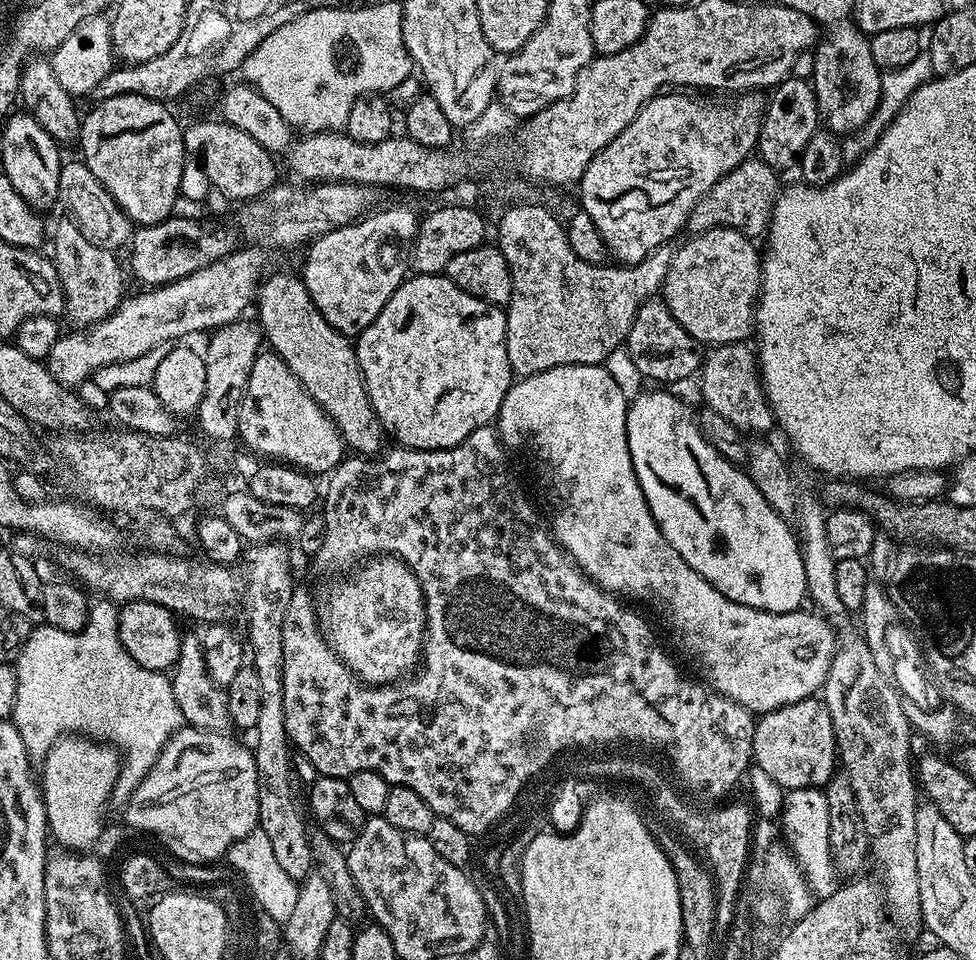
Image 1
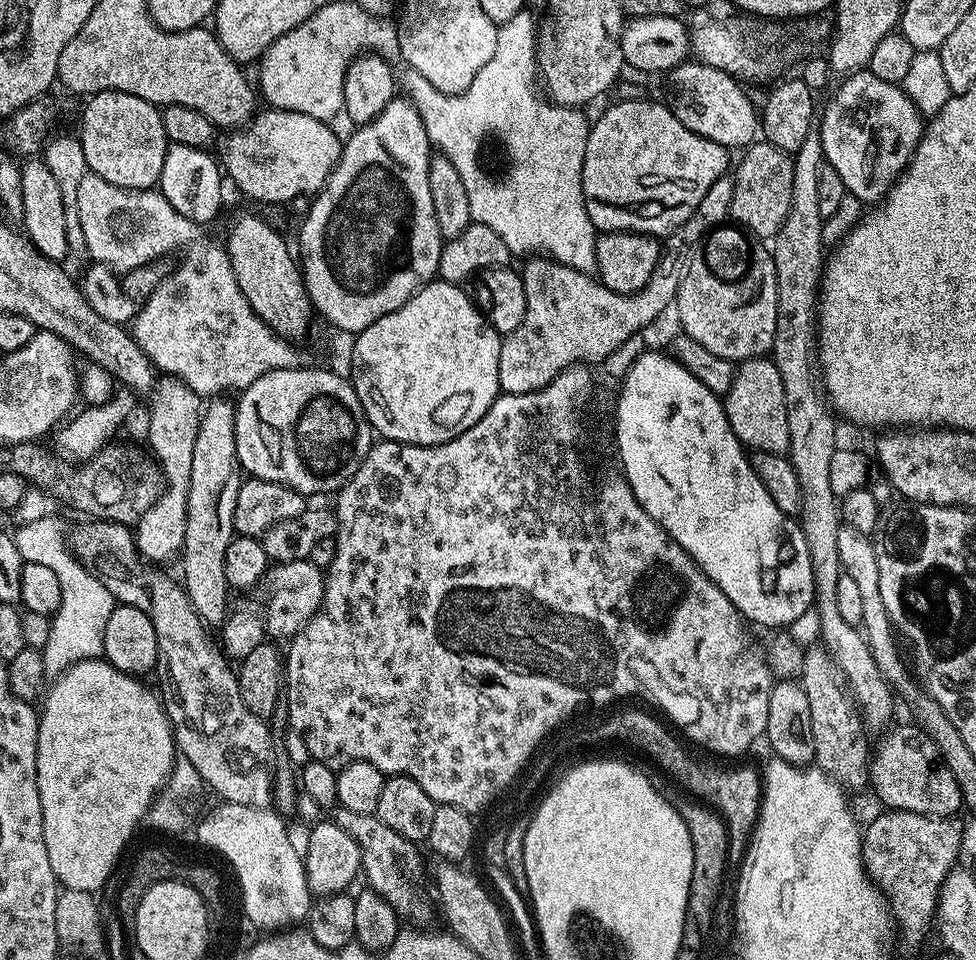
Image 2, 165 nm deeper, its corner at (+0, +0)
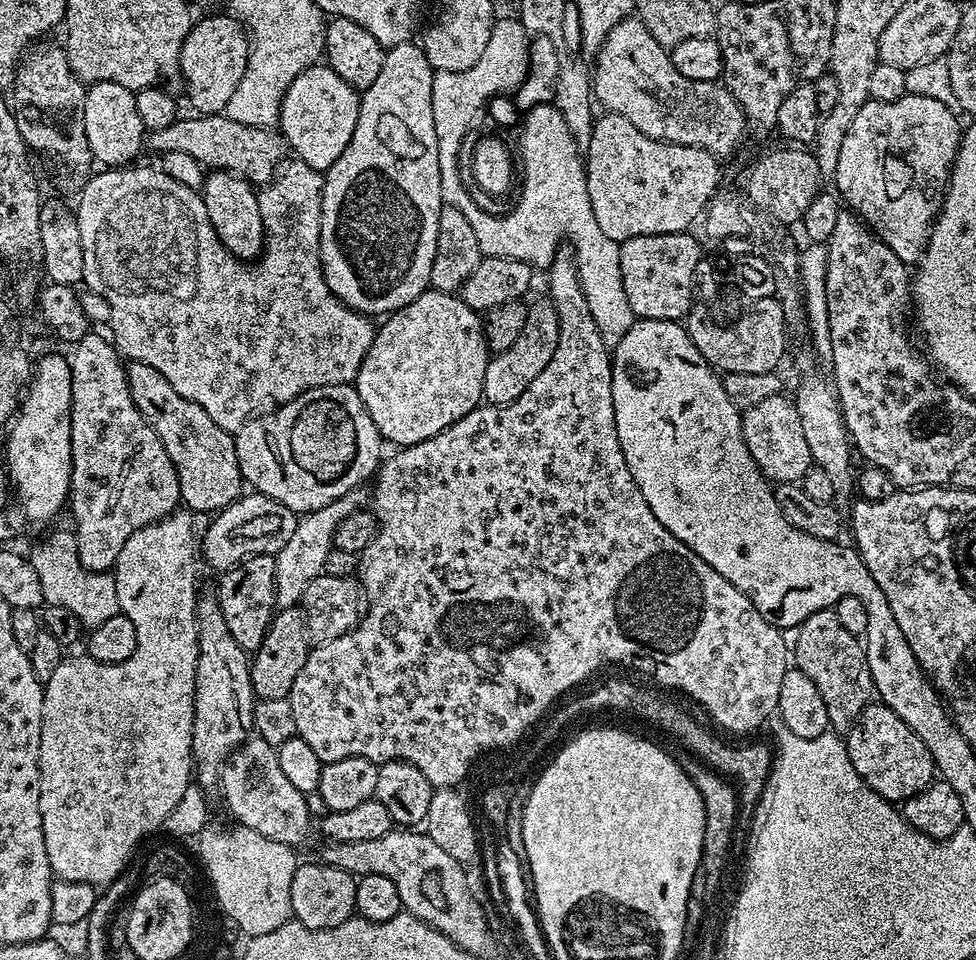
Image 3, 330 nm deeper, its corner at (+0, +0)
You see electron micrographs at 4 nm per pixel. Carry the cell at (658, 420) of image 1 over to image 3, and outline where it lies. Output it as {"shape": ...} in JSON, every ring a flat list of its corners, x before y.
{"shape":[[637,319,636,323,630,326,630,330,626,330,626,338,622,338,622,342,618,342,618,346,611,353,611,358,612,405,614,406,614,422,618,430,618,442,622,446,626,466,630,466,630,474,634,478,634,482,638,482,638,490,642,490,642,498,646,498,650,510,654,510,654,518,658,518,658,522,662,522,662,526,666,526,666,530,670,530,670,534,674,534,674,538,678,538,683,544,690,546,690,550,694,550,694,554,698,554,698,558,702,558,702,562,714,566,714,570,718,570,718,574,722,574,722,578,726,578,726,582,730,582,738,590,742,590,742,594,746,594,750,598,750,602,754,602,758,614,762,614,766,618,766,622,770,622,781,630,795,630,800,627,803,620,810,618,810,614,823,608,835,609,836,603,844,596,852,596,858,590,872,586,874,574,868,572,866,562,855,547,839,548,841,546,839,543,810,538,810,534,802,534,802,530,798,530,794,526,790,526,790,522,786,522,786,518,776,501,775,491,758,470,750,450,746,450,746,442,740,425,741,409,736,408,734,402,730,402,724,389,723,379,718,375,717,369,708,364,706,358,702,358,698,346,694,346,694,342,688,336,688,329,683,323,674,320]]}

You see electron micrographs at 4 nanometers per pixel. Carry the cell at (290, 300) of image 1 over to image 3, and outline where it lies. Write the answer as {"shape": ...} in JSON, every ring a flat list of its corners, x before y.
{"shape":[[212,170,205,175,202,195,210,226,214,226,222,246,242,261,255,261,264,251,264,223,262,210,258,210,257,189,232,172]]}

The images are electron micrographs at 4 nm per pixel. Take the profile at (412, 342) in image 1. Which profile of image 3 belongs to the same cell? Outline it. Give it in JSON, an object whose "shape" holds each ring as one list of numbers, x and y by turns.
{"shape":[[429,290,414,302,402,306,376,328,376,337,358,370,354,387,362,398,374,426,381,437,392,446,417,444,426,438,434,438,446,430,458,418,481,407,484,400,482,378,486,378,486,366,490,359,488,343,484,340,481,317,459,295,451,292]]}

